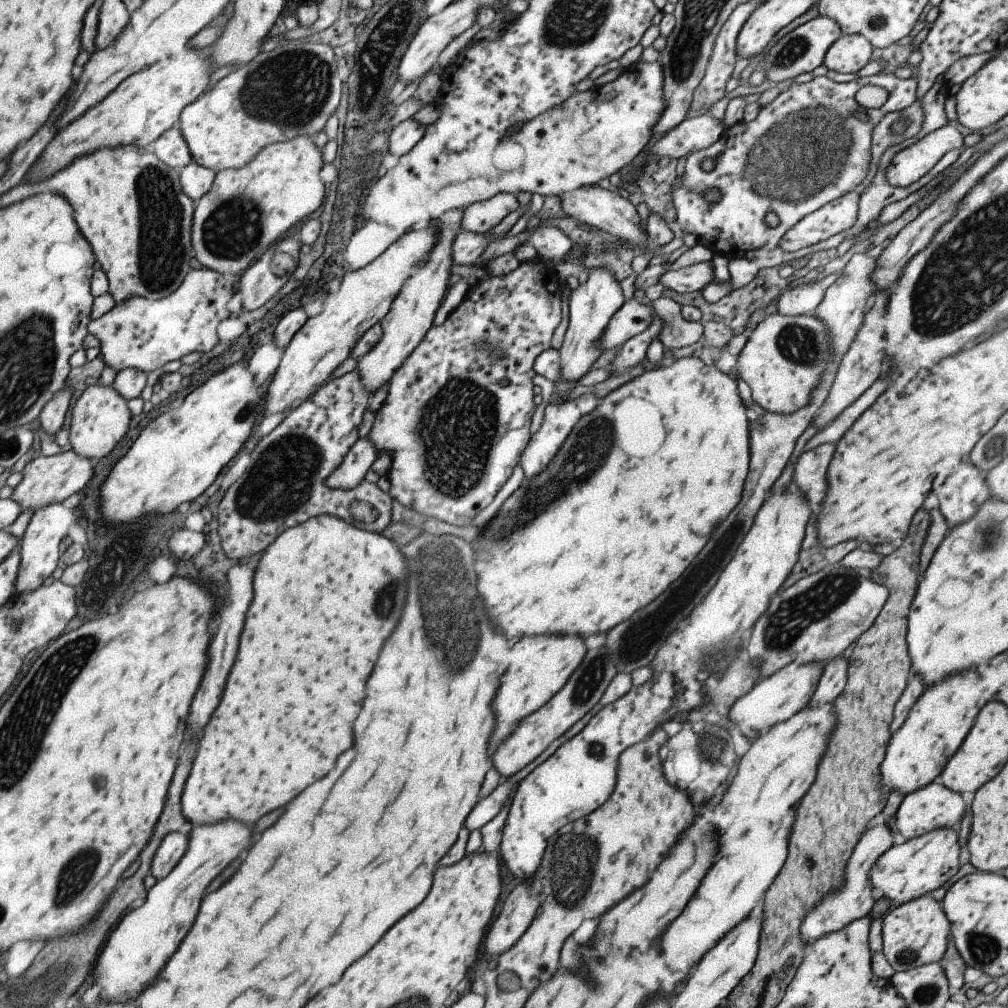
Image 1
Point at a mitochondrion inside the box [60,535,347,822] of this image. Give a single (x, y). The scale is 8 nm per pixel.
(100, 582)

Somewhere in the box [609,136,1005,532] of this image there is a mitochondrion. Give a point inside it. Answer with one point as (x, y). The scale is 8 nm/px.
(806, 347)

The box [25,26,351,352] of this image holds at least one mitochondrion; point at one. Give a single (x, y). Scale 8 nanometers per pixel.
(290, 89)

